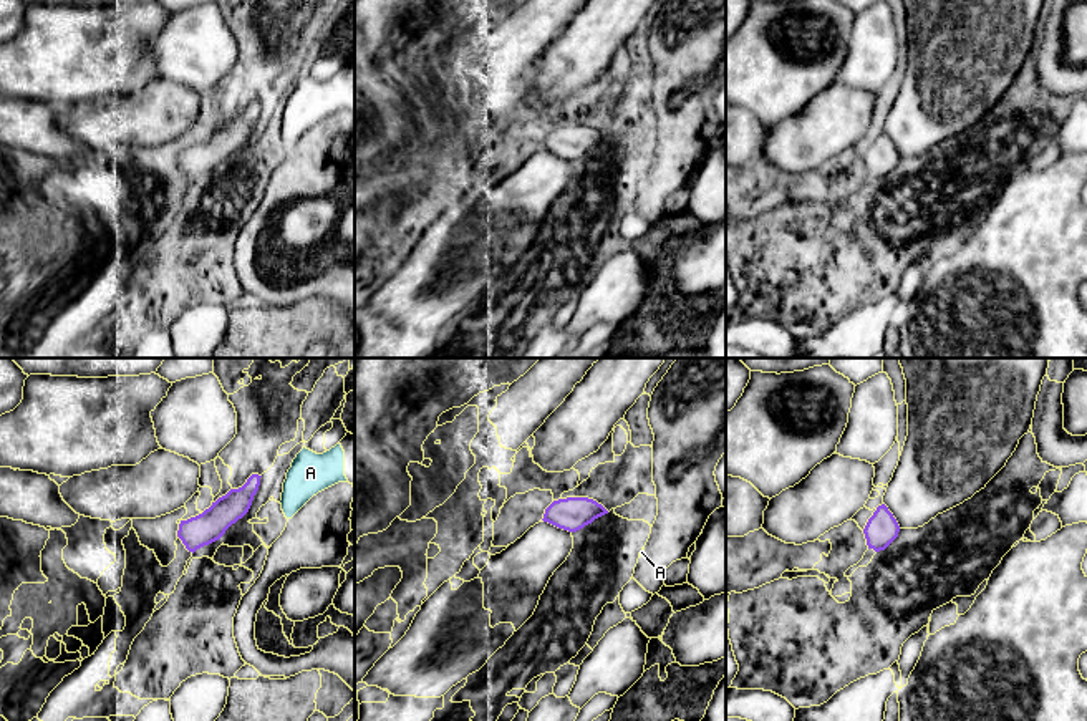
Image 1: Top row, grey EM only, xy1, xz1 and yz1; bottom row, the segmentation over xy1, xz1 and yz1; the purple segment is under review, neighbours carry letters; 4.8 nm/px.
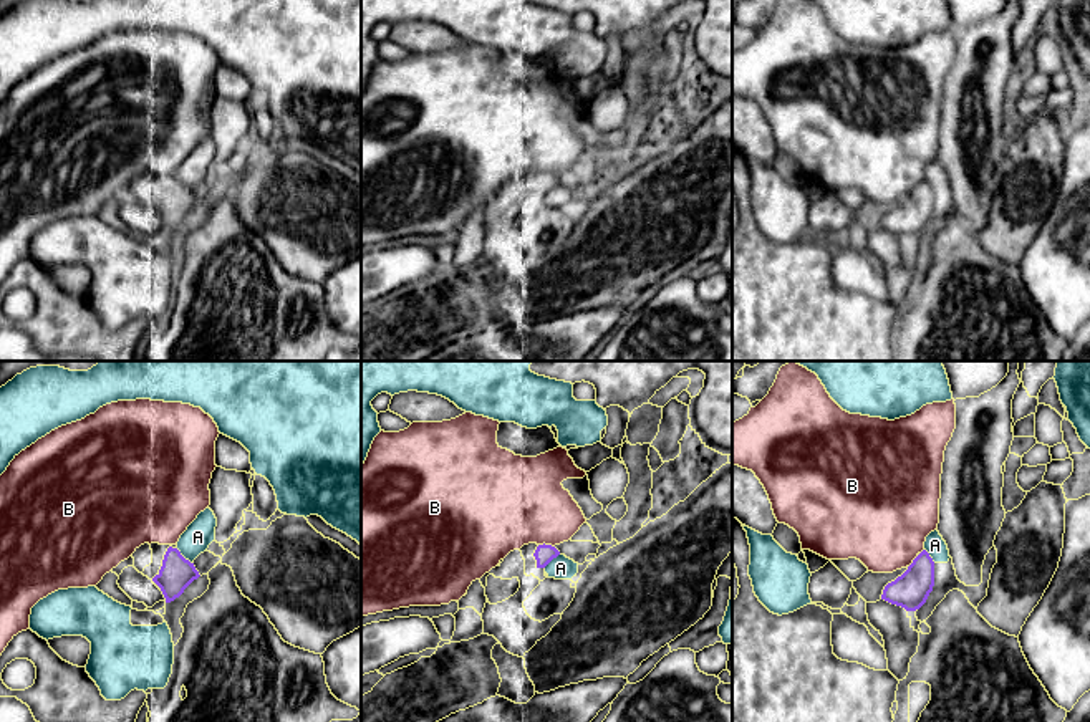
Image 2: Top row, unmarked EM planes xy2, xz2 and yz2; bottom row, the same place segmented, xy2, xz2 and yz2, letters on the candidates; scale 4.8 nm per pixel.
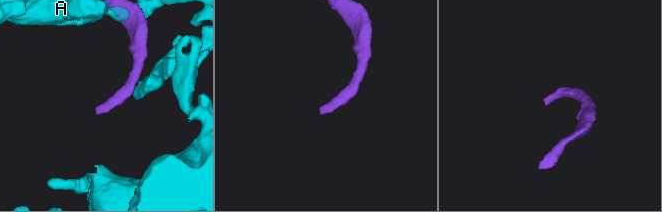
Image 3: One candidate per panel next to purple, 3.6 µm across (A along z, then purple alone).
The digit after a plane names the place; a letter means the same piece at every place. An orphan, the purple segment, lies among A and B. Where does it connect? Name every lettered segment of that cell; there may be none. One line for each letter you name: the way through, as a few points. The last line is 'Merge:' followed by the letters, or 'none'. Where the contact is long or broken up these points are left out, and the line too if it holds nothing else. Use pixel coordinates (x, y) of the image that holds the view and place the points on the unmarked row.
Merge: none

